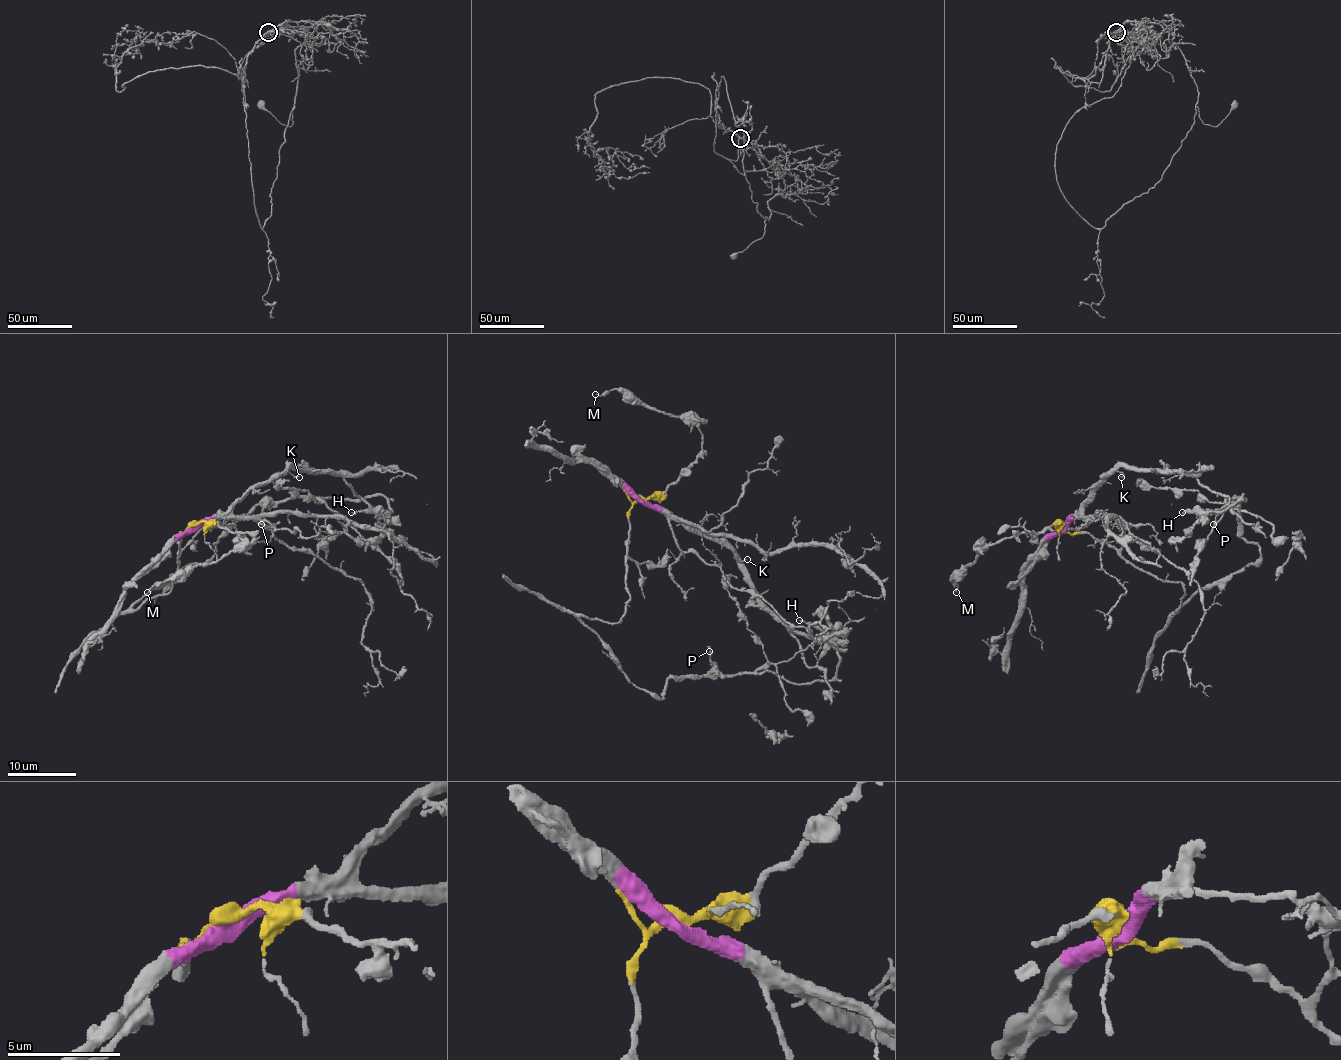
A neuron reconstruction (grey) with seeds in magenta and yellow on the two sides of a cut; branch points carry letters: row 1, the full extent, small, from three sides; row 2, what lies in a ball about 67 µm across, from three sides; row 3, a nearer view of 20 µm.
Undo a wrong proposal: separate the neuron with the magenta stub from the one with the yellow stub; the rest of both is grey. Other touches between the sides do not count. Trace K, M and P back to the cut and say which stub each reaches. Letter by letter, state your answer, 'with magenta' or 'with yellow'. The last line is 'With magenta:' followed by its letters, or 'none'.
K: with magenta
M: with yellow
P: with yellow
With magenta: K

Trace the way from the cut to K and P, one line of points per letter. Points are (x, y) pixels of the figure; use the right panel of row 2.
K: (1061, 525), (1115, 472), (1123, 474), (1122, 477)
P: (1061, 525), (1182, 584), (1178, 608), (1259, 556), (1259, 548), (1240, 536), (1237, 505), (1230, 503), (1213, 524)

